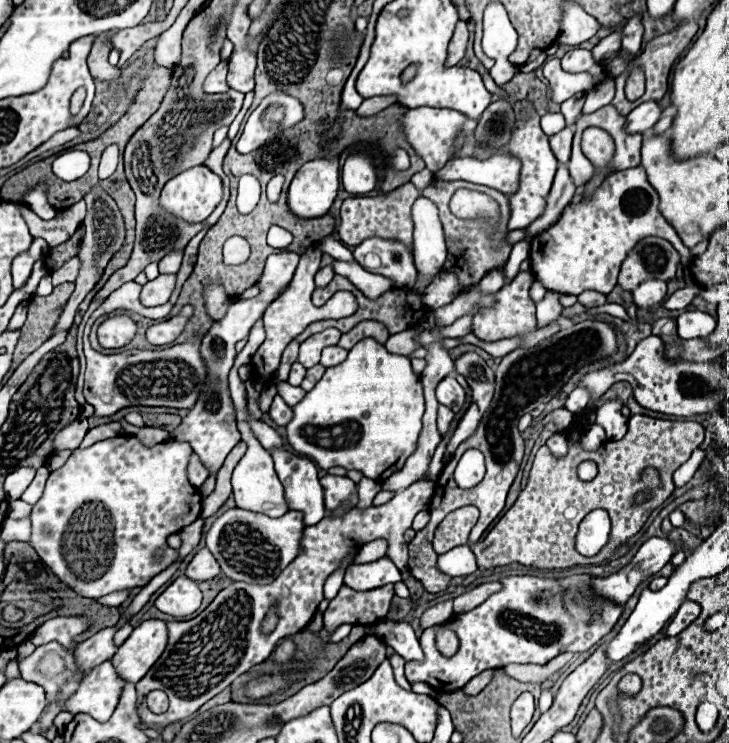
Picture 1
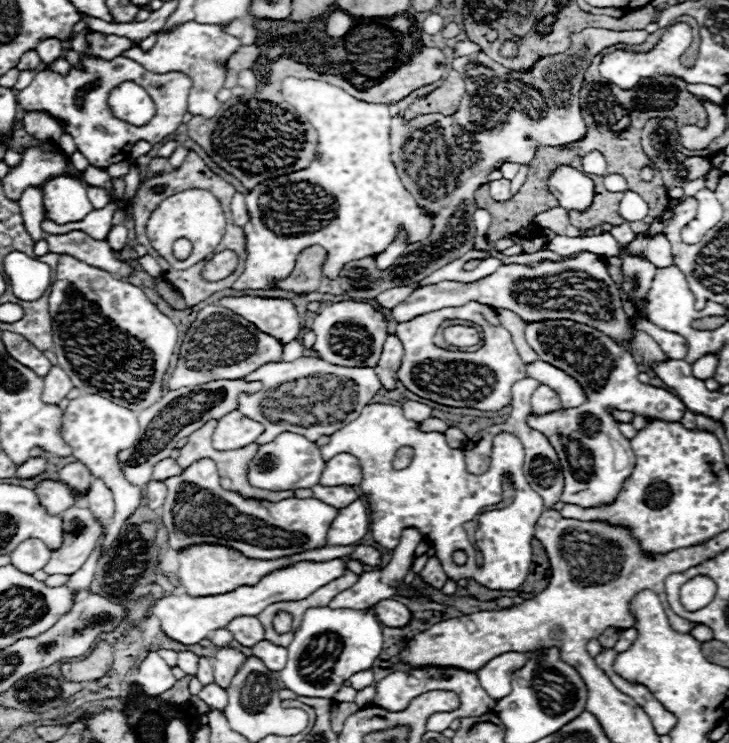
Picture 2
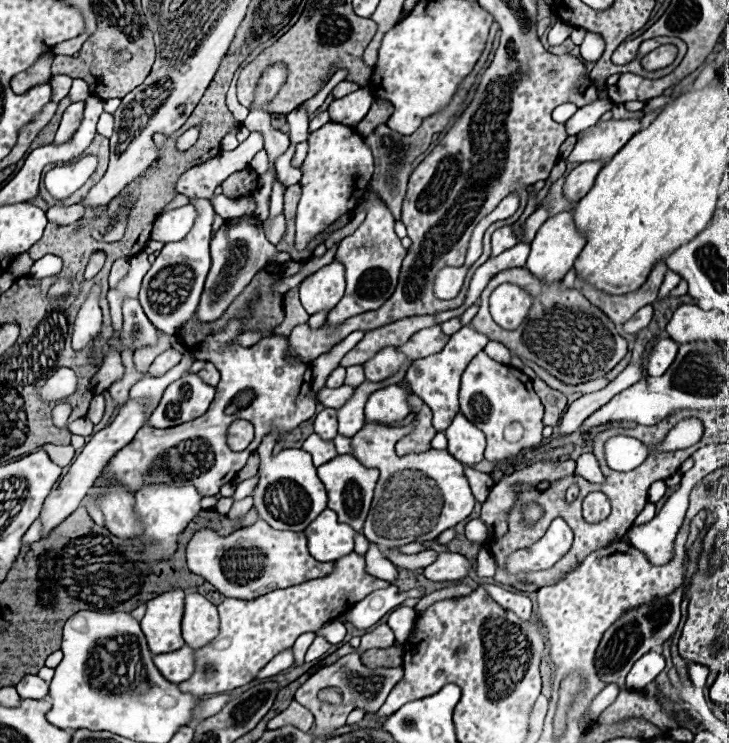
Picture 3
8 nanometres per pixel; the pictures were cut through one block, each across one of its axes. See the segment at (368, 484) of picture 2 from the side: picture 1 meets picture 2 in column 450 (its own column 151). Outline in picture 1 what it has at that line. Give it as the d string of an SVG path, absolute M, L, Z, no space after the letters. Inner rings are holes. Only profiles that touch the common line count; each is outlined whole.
M118 436L118 438L110 438L110 440L102 440L96 442L84 450L74 450L74 454L68 458L68 462L50 472L50 478L46 482L44 494L42 498L34 504L32 514L30 514L30 522L32 522L32 536L30 536L30 544L34 546L34 550L40 554L40 558L50 566L50 570L64 582L68 584L74 592L78 592L84 598L102 598L110 592L120 592L126 588L136 588L136 586L146 586L158 572L162 572L164 568L168 568L176 558L178 552L174 548L166 546L166 540L170 534L176 534L180 530L184 530L188 524L192 524L198 516L200 516L200 508L202 508L202 496L196 488L192 488L192 484L186 478L186 466L188 466L188 458L190 458L190 444L186 442L160 442L152 448L142 446L134 436ZM162 548L164 556L160 562L154 560L154 552Z

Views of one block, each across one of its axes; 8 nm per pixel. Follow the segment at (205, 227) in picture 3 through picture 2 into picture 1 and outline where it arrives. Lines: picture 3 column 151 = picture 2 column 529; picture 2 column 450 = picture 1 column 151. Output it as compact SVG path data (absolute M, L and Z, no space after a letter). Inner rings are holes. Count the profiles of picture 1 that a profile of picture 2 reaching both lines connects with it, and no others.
M160 274L156 280L150 280L148 284L144 284L140 302L144 306L160 306L168 302L174 286L176 286L176 274Z

